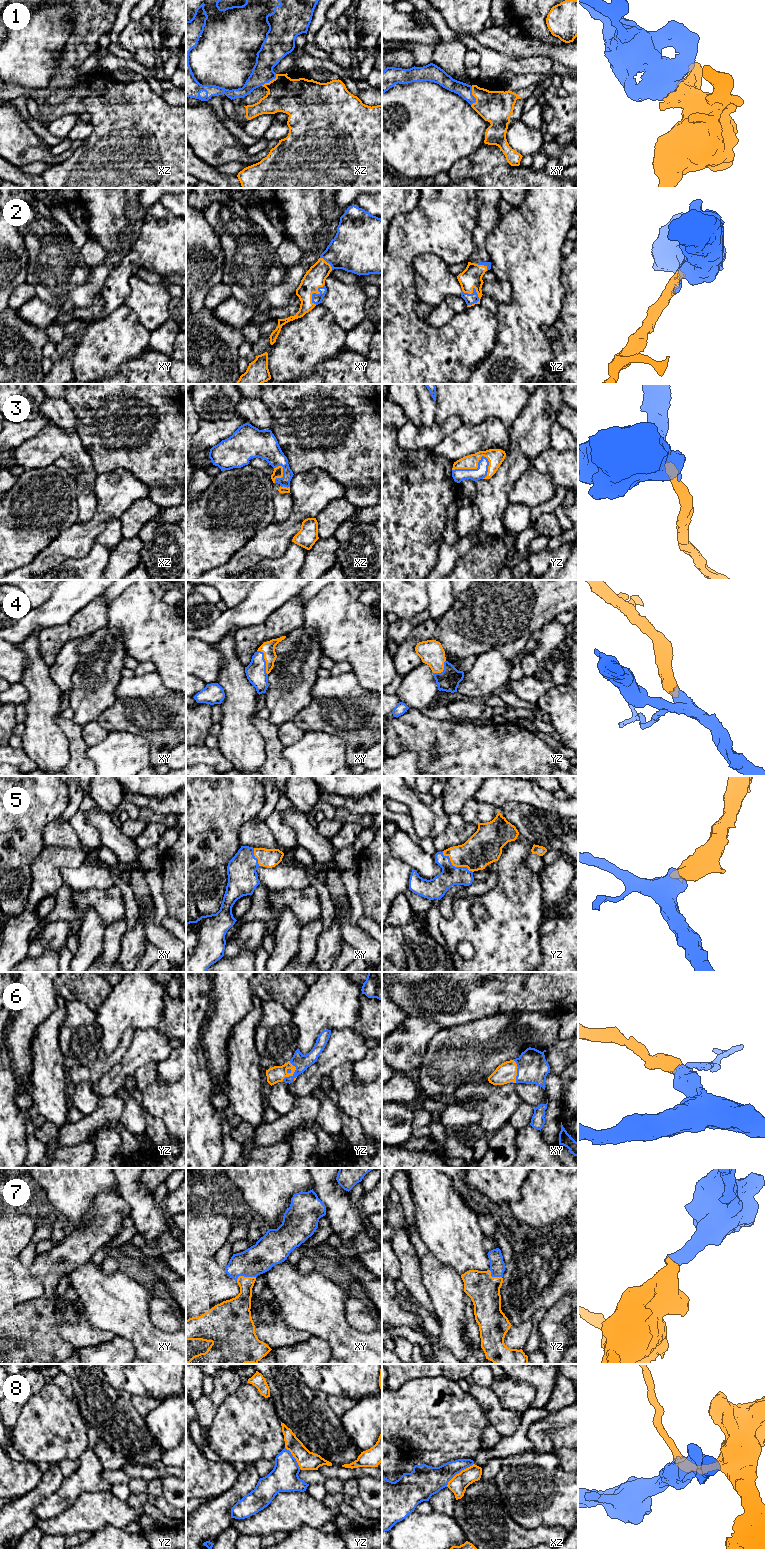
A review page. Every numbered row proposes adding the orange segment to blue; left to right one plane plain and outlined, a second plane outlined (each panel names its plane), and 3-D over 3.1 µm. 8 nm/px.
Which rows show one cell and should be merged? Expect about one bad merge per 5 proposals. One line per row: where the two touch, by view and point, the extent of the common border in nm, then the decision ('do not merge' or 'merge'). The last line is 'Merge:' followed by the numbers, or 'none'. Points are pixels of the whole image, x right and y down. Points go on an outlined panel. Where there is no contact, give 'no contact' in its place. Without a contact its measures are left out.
1: contact xy (473, 96); length 160 nm; merge
2: contact yz (473, 289); length 170 nm; merge
3: contact yz (473, 469); length 320 nm; merge
4: contact xy (265, 661); length 220 nm; merge
5: contact yz (454, 866); length 300 nm; merge
6: contact yz (294, 1073); length 180 nm; merge
7: contact xy (245, 1276); length 160 nm; merge
8: contact xz (458, 1472); length 300 nm; do not merge
Merge: 1, 2, 3, 4, 5, 6, 7

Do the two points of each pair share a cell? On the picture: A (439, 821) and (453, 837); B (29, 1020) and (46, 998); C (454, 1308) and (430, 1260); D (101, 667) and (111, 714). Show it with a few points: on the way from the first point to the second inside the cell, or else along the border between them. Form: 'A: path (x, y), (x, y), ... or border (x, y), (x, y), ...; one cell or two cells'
A: border (449, 817), (447, 825), (432, 839); two cells
B: path (30, 1015), (41, 1003); one cell
C: path (447, 1296), (445, 1286), (433, 1272); one cell
D: border (117, 698), (96, 720); two cells

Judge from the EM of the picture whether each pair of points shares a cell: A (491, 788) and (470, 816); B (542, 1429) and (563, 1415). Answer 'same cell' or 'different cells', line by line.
A: different cells
B: same cell

